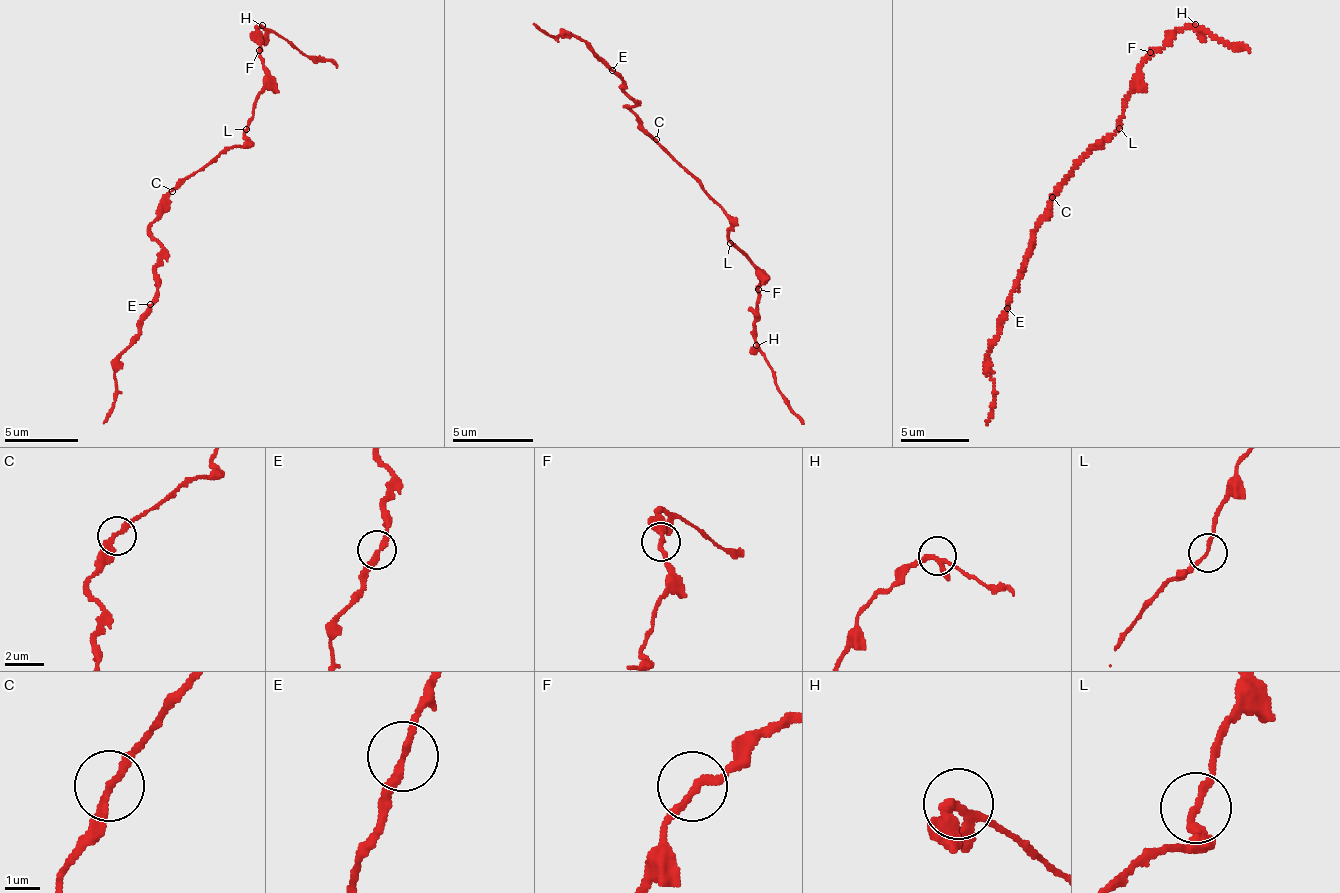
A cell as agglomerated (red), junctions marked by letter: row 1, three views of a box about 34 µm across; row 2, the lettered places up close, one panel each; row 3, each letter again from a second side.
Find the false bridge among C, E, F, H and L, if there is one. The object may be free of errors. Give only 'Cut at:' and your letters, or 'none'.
Cut at: none

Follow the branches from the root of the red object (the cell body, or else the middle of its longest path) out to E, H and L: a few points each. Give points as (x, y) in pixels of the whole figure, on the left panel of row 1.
E: (207, 164), (169, 195), (168, 210), (152, 227), (152, 238), (161, 255), (155, 277), (156, 298), (150, 305)
H: (207, 164), (244, 142), (244, 132), (261, 89), (265, 61), (257, 31), (262, 25)
L: (207, 164), (244, 142), (245, 128)

